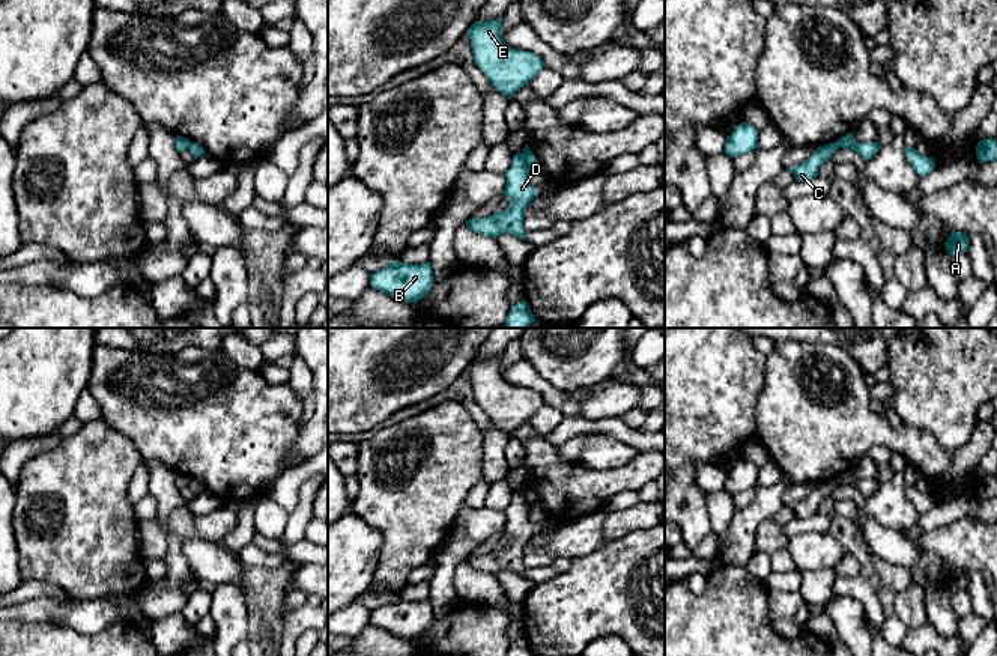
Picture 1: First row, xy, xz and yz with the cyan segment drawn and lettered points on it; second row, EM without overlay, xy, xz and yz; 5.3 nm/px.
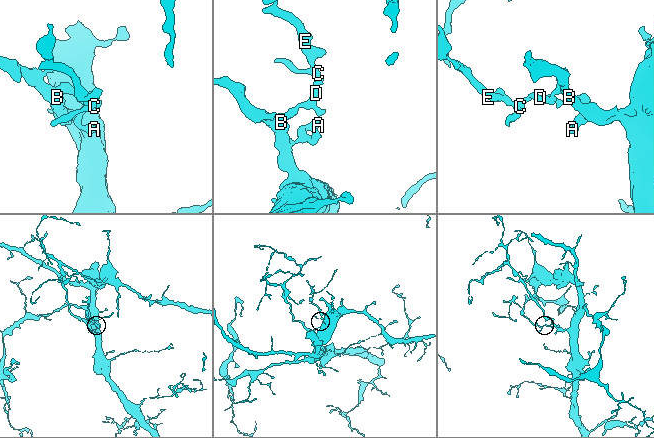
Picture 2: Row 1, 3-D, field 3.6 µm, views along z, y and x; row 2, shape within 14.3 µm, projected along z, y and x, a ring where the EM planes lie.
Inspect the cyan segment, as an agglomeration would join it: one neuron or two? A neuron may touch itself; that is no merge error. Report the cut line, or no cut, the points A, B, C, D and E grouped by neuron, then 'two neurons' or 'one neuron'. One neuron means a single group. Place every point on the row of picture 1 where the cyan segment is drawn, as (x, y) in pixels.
cut xz (522, 154), (530, 167); groups A B D / C E; two neurons

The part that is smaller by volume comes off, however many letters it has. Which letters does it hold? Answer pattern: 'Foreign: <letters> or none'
Foreign: C, E

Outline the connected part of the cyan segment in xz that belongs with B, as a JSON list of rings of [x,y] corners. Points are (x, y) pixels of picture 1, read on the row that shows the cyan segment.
[[[389,262],[383,269],[370,274],[370,284],[398,301],[417,302],[424,298],[435,281],[430,262],[423,265]]]

